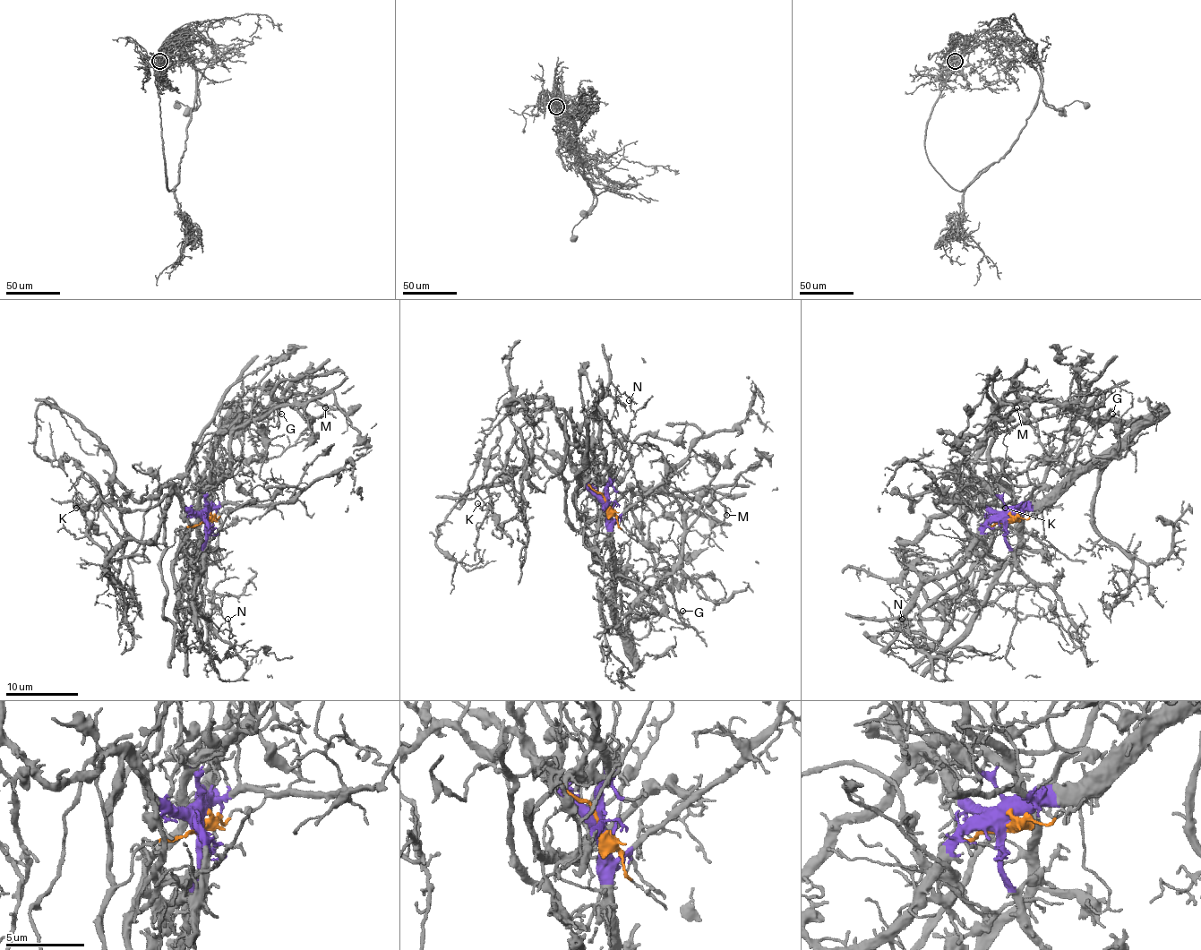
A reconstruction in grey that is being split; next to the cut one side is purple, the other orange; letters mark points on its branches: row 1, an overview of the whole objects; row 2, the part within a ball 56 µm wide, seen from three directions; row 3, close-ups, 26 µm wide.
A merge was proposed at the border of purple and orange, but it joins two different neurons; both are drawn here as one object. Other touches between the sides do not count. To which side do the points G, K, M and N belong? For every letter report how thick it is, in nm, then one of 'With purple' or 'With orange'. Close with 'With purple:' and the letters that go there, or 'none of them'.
G: Thickness 120 nm. With purple
K: Thickness 110 nm. With purple
M: Thickness 170 nm. With purple
N: Thickness 150 nm. With purple
With purple: G, K, M, N

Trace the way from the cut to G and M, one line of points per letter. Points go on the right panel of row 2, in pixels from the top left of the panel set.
G: (1007, 520), (1026, 509), (1046, 508), (1127, 434), (1130, 427), (1097, 422), (1116, 415), (1112, 413)
M: (1007, 520), (1002, 500), (1007, 490), (990, 469), (990, 440), (999, 406), (991, 416), (1005, 416), (1017, 407)

